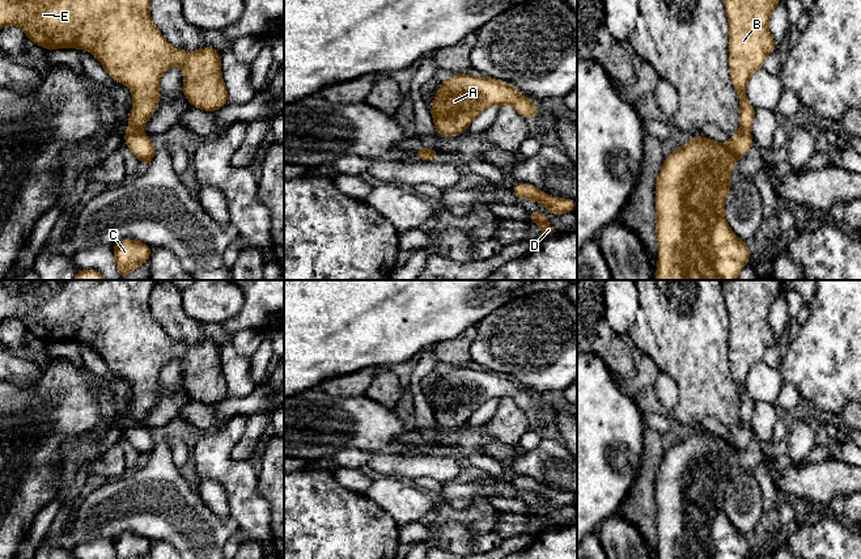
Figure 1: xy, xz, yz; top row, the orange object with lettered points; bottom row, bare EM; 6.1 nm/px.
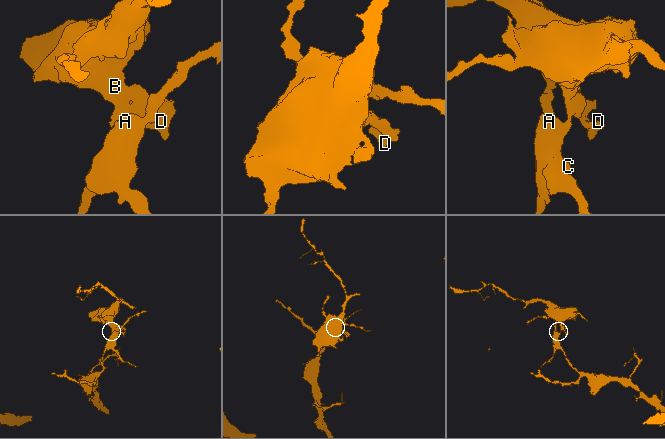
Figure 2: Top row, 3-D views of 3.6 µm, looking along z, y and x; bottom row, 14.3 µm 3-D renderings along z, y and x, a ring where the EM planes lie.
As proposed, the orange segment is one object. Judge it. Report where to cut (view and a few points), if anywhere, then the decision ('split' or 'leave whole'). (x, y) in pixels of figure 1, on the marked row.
cut in xz along (432, 149), (421, 159); split

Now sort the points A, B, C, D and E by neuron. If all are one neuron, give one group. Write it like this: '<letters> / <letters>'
A C / B D E

